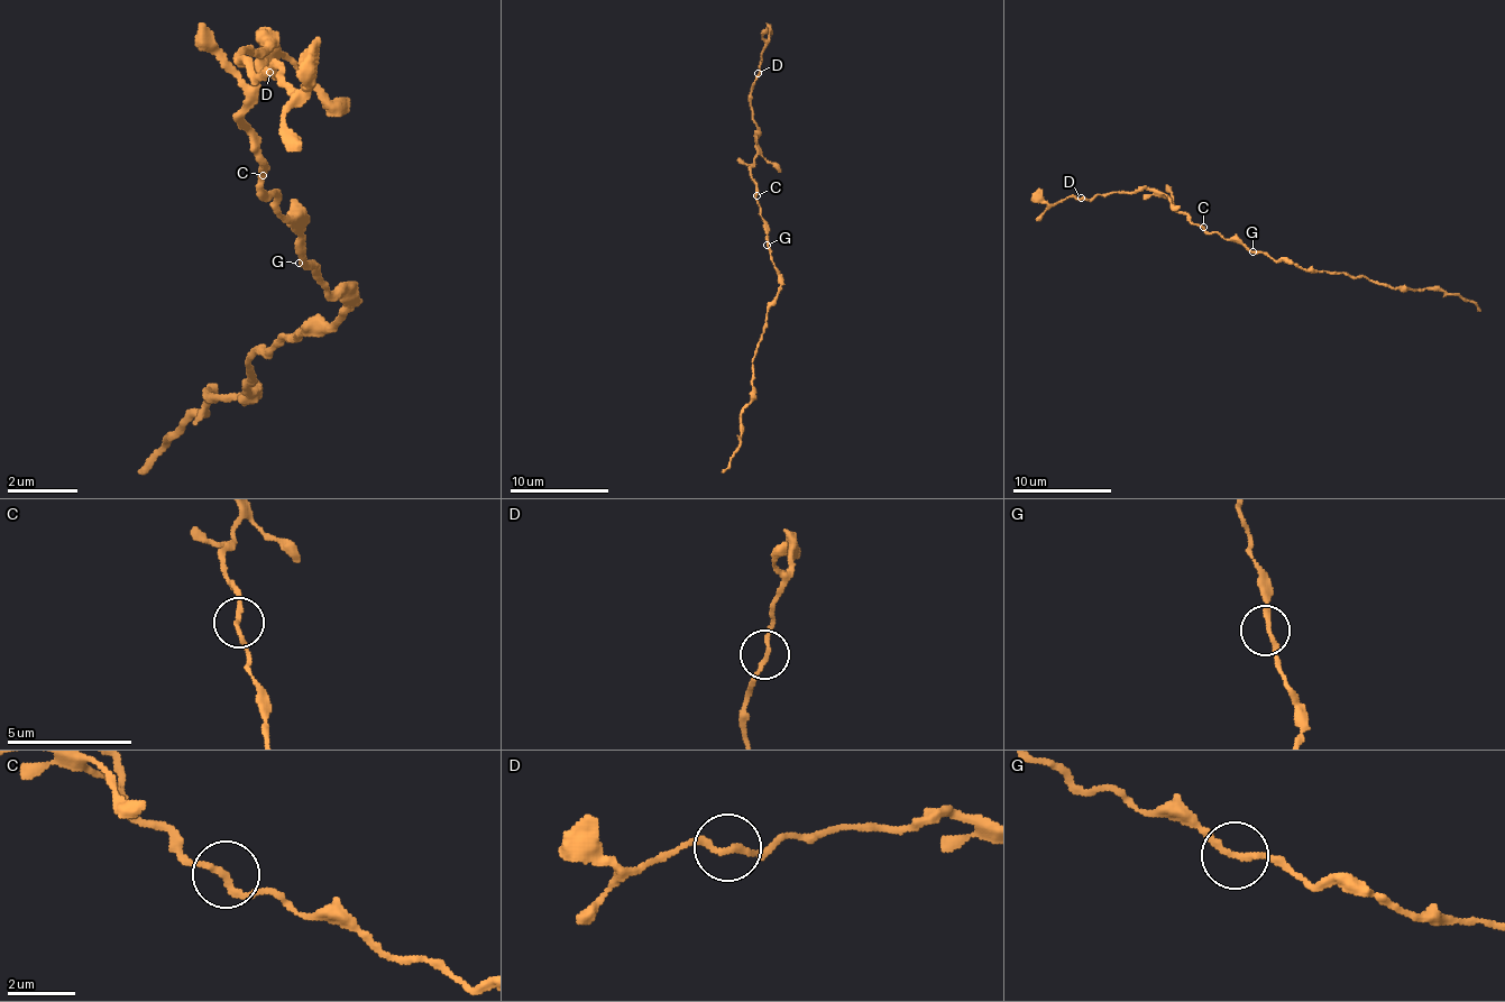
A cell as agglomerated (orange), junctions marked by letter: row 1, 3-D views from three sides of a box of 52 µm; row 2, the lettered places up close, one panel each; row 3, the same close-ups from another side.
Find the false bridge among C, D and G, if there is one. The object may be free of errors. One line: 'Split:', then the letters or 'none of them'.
Split: none of them

